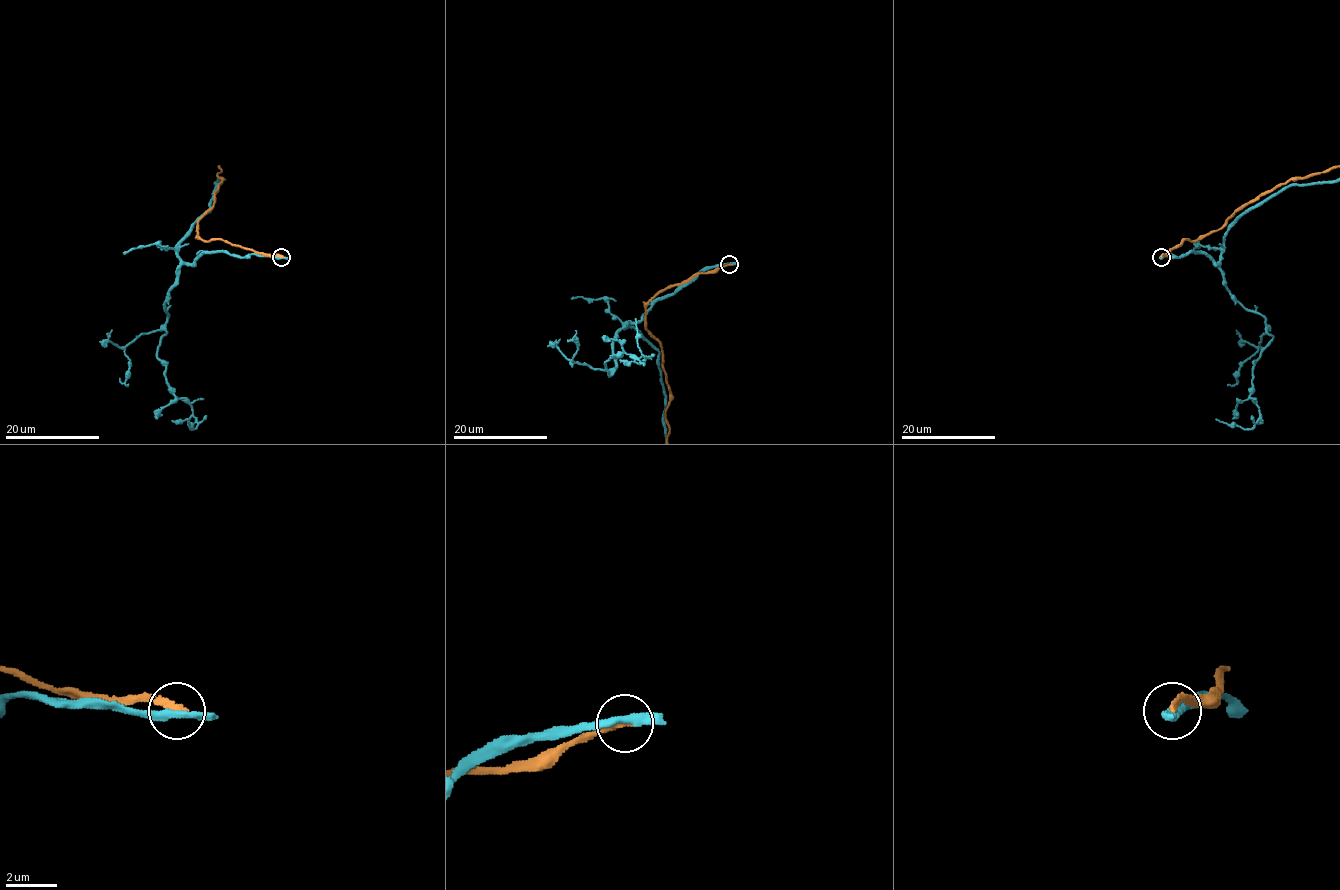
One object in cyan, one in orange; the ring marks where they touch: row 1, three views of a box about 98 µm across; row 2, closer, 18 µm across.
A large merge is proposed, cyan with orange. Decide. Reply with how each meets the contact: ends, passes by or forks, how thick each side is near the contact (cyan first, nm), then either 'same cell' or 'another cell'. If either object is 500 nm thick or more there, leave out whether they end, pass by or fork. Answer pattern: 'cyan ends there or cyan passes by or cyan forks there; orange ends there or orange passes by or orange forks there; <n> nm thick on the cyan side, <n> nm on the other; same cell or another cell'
cyan passes by; orange ends there; 280 nm thick on the cyan side, 240 nm on the other; another cell

